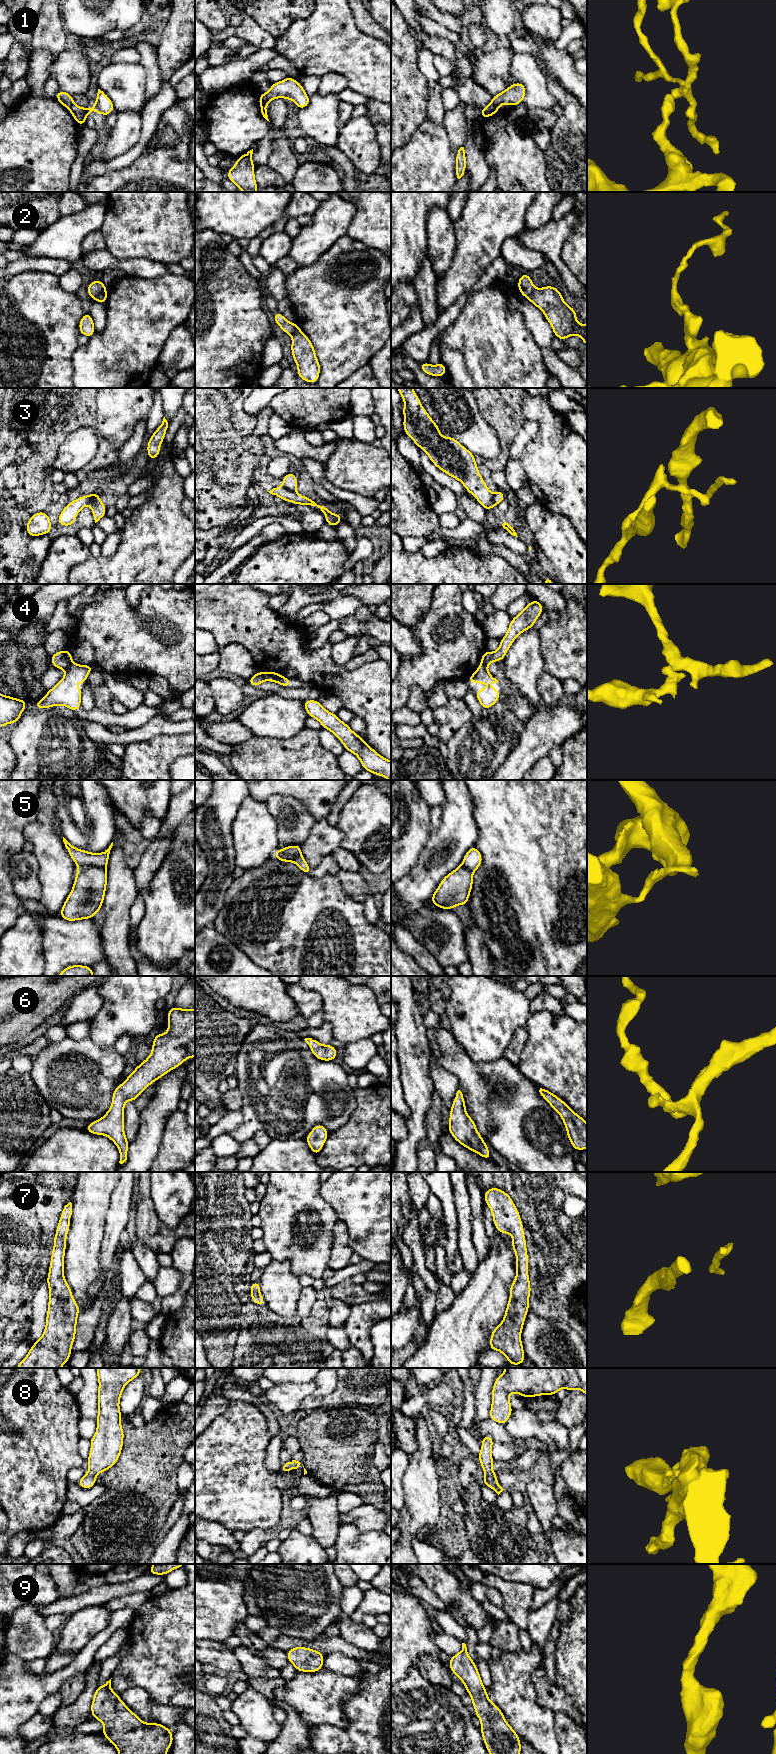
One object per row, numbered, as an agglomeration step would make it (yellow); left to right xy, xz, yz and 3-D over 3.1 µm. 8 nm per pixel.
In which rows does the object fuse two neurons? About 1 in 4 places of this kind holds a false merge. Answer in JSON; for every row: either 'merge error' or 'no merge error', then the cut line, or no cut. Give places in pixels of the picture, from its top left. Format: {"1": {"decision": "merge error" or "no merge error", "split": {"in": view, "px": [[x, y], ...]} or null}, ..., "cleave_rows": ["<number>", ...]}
{"1": {"decision": "merge error", "split": {"in": "xz", "px": [[265, 93], [269, 101]]}}, "2": {"decision": "merge error", "split": {"in": "xy", "px": [[106, 290], [94, 298]]}}, "3": {"decision": "merge error", "split": {"in": "xz", "px": [[283, 486], [294, 492]]}}, "4": {"decision": "merge error", "split": {"in": "xy", "px": [[72, 662], [65, 669]]}}, "5": {"decision": "merge error", "split": {"in": "xy", "px": [[78, 867], [99, 866], [105, 869]]}}, "6": {"decision": "no merge error", "split": null}, "7": {"decision": "no merge error", "split": null}, "8": {"decision": "no merge error", "split": null}, "9": {"decision": "no merge error", "split": null}, "cleave_rows": ["1", "2", "3", "4", "5"]}

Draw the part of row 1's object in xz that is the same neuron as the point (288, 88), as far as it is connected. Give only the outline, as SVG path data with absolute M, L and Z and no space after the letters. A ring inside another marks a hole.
M291 77L272 83L270 90L266 93L266 97L269 102L276 98L292 100L298 109L306 108L310 102L310 97L306 94L303 86L295 78Z

